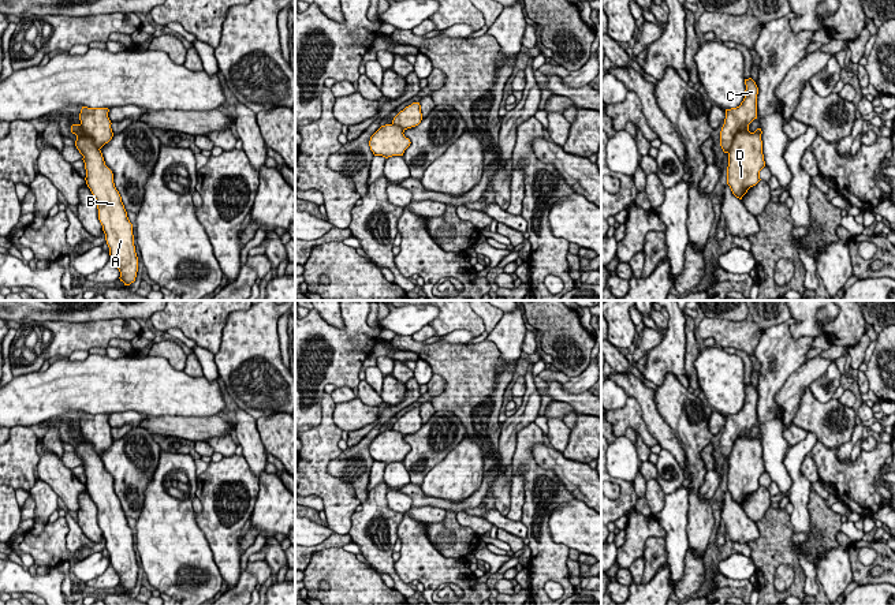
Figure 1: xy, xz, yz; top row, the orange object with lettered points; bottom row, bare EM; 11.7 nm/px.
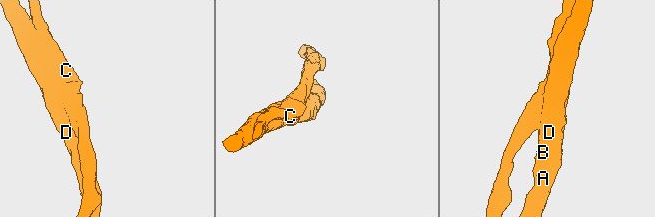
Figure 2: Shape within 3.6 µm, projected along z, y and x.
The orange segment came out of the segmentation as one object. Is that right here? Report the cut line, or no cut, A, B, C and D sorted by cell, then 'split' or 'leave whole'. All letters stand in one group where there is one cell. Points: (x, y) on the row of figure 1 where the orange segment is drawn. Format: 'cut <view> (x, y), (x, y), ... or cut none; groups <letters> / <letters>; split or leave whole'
cut none; groups A B C D; leave whole

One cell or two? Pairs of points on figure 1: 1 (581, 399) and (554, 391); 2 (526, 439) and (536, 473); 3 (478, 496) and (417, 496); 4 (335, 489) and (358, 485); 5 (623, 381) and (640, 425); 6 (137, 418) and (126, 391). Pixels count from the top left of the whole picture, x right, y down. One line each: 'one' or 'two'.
1: one
2: one
3: one
4: two
5: two
6: two

